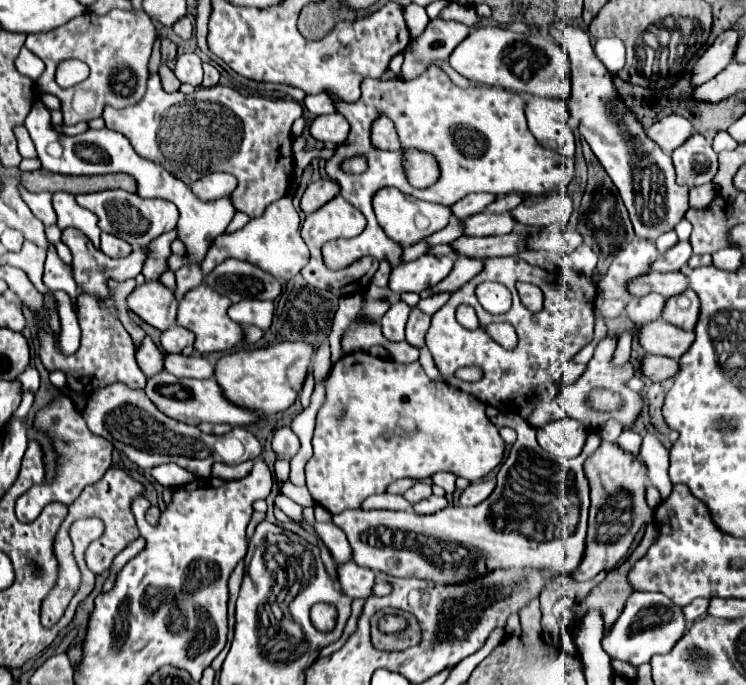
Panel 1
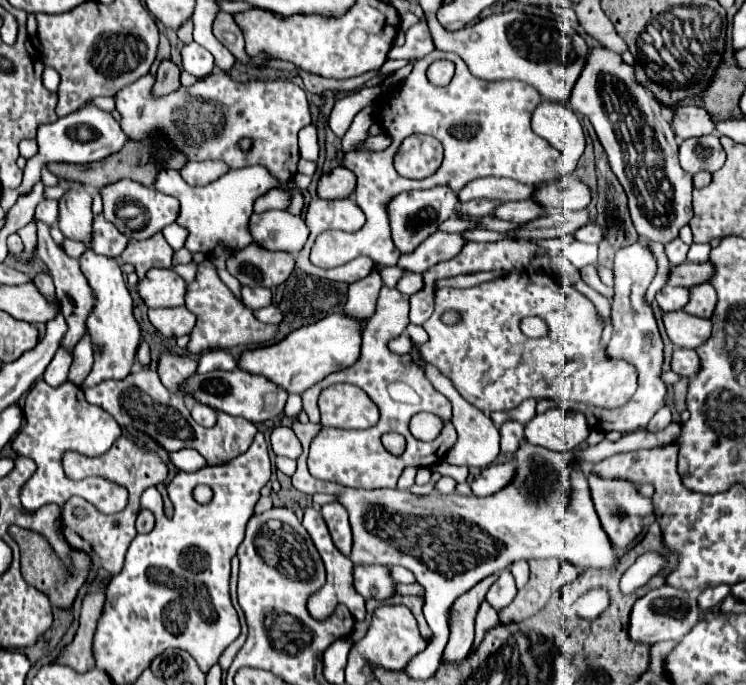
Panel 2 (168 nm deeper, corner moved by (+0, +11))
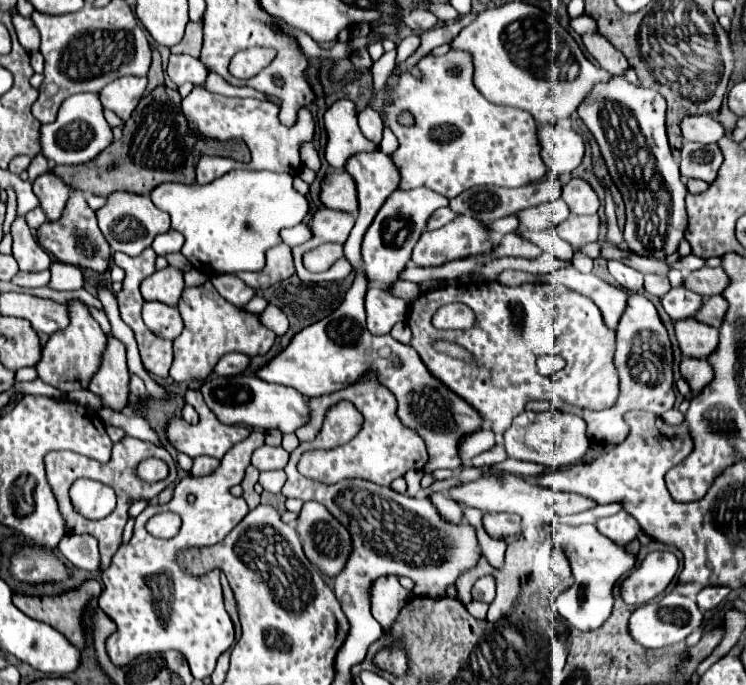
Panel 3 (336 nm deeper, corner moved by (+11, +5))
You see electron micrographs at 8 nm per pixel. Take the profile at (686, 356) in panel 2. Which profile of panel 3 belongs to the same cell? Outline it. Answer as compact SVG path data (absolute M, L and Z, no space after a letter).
M685 357L681 361L681 373L689 381L693 393L699 393L703 387L707 387L715 379L715 371L711 363L705 359L695 359L695 357L693 359Z

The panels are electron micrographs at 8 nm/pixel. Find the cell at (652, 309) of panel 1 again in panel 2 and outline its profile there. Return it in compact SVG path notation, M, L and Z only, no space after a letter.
M664 287L656 293L656 303L662 311L678 311L688 301L688 289L684 287Z

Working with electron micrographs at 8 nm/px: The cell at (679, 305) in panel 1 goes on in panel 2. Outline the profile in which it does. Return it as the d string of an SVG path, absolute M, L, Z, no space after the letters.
M700 283L690 289L690 299L684 305L684 311L702 319L710 319L716 305L716 291L710 283Z

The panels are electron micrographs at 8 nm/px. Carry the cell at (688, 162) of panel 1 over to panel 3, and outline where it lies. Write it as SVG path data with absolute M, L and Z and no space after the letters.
M683 143L681 149L681 175L697 177L707 183L713 183L719 167L723 165L723 153L717 143Z

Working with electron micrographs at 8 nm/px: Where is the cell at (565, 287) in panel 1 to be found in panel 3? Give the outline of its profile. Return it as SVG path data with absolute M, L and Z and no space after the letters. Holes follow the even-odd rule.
M497 281L483 283L483 285L447 285L433 291L421 293L409 307L405 323L409 325L413 339L411 347L415 347L423 359L423 363L429 367L437 379L443 379L443 383L461 395L467 403L471 403L481 417L485 419L485 425L501 437L505 427L525 409L525 403L531 399L543 399L547 391L555 391L561 399L565 399L571 405L585 407L585 409L605 409L611 407L617 401L617 371L613 367L613 351L615 351L615 331L609 329L603 321L603 315L599 307L585 295L565 287L565 285L551 285L551 283L523 283L517 287L507 287ZM447 303L465 303L477 313L477 327L471 331L439 331L433 327L431 317L435 311ZM433 339L447 339L461 347L465 347L469 353L473 353L477 363L463 363L459 359L451 359L447 355L437 353L431 347ZM541 355L559 355L565 359L565 369L555 373L553 377L543 377L537 373L535 361Z

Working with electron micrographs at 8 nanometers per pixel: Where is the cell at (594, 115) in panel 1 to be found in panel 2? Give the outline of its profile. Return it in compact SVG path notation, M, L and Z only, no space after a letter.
M590 47L586 65L572 91L570 109L590 119L610 167L628 195L638 235L658 243L676 239L678 231L692 219L692 175L678 163L674 131L652 91L636 81L632 67L618 53L606 47Z

